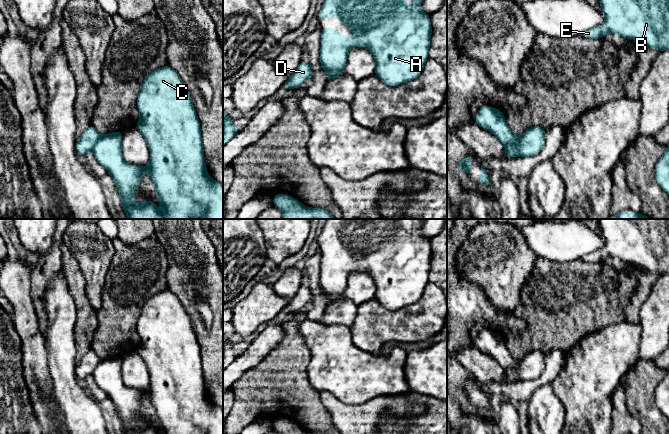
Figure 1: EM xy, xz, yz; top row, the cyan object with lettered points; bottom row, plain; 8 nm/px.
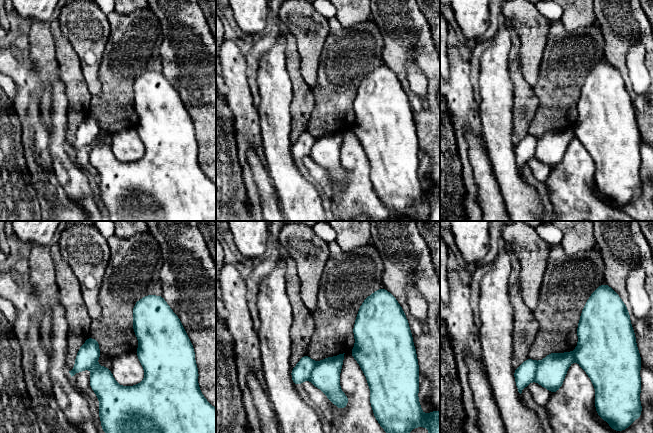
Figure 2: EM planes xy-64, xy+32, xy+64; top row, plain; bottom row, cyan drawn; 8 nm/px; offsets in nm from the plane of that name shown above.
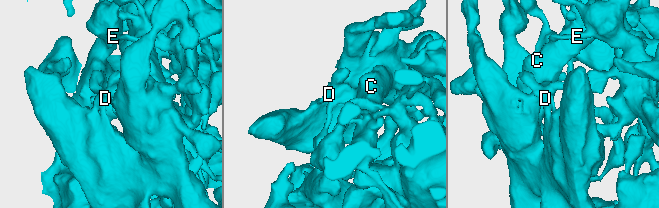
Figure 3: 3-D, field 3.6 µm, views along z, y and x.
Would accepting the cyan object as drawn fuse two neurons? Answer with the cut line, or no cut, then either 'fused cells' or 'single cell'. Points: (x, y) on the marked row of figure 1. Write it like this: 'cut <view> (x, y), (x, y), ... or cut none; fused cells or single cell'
cut none; single cell

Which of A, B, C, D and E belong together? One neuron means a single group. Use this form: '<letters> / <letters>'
A B C D E

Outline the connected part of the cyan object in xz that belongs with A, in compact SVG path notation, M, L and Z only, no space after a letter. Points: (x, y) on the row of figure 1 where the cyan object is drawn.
M325 0L319 13L320 20L335 16L352 32L367 32L366 36L339 35L337 28L321 28L320 63L327 81L344 74L348 54L353 47L367 48L374 57L374 75L388 86L399 86L415 80L427 61L432 26L430 15L421 11L422 0L407 6L405 0Z

